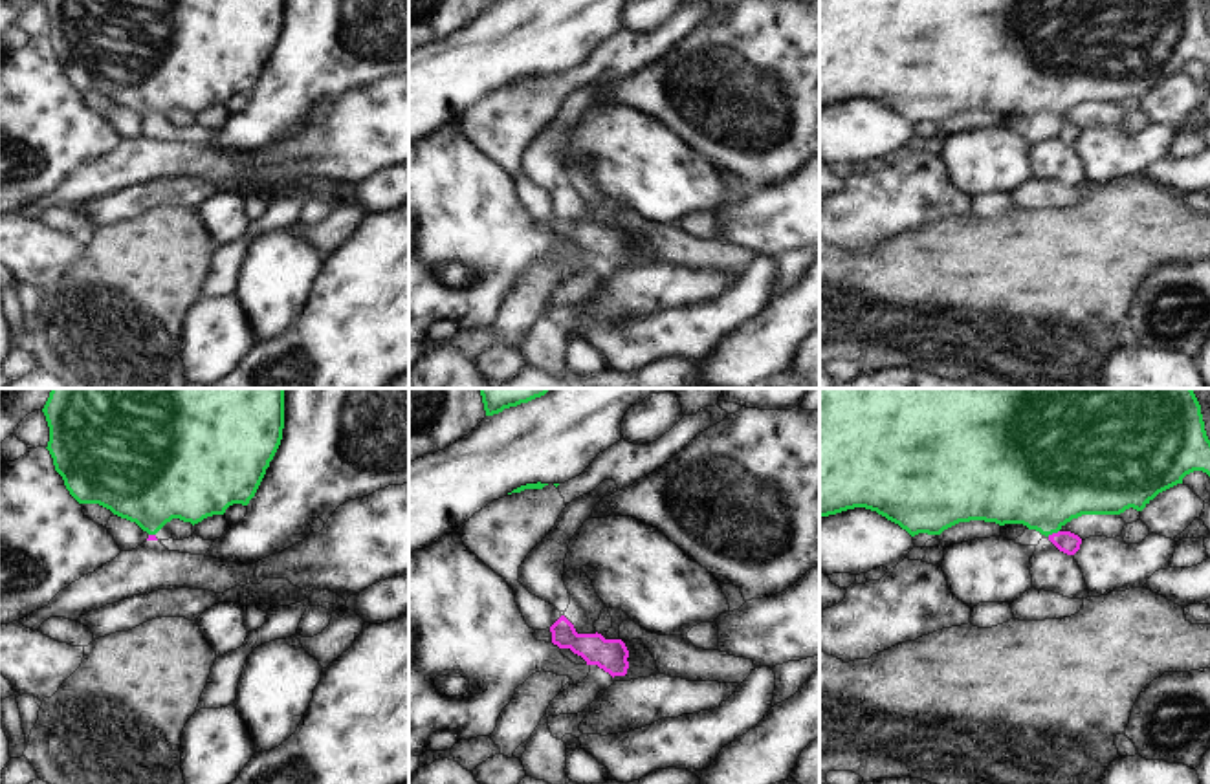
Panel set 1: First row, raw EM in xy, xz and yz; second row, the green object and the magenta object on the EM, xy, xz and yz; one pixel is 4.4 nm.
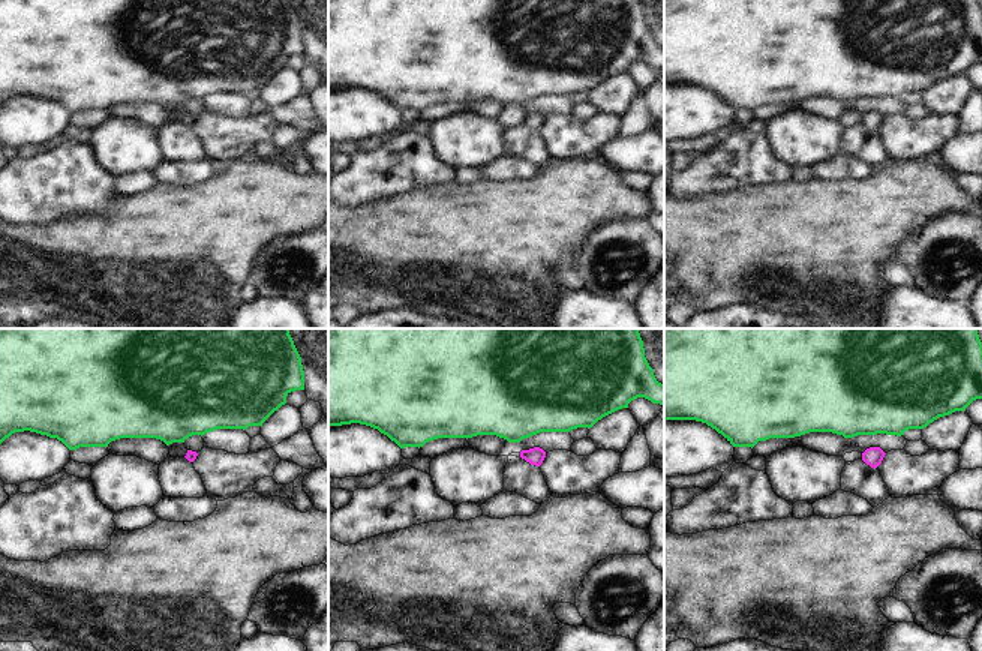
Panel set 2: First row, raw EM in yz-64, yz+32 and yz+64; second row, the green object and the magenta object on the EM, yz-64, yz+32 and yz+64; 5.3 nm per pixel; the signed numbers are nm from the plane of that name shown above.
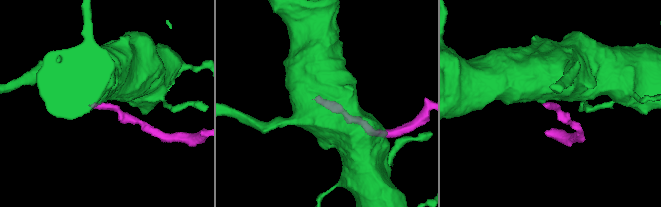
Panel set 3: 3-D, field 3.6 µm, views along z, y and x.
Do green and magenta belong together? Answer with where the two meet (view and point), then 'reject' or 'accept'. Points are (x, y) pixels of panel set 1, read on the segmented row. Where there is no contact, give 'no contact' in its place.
contact yz (1053, 532); reject

